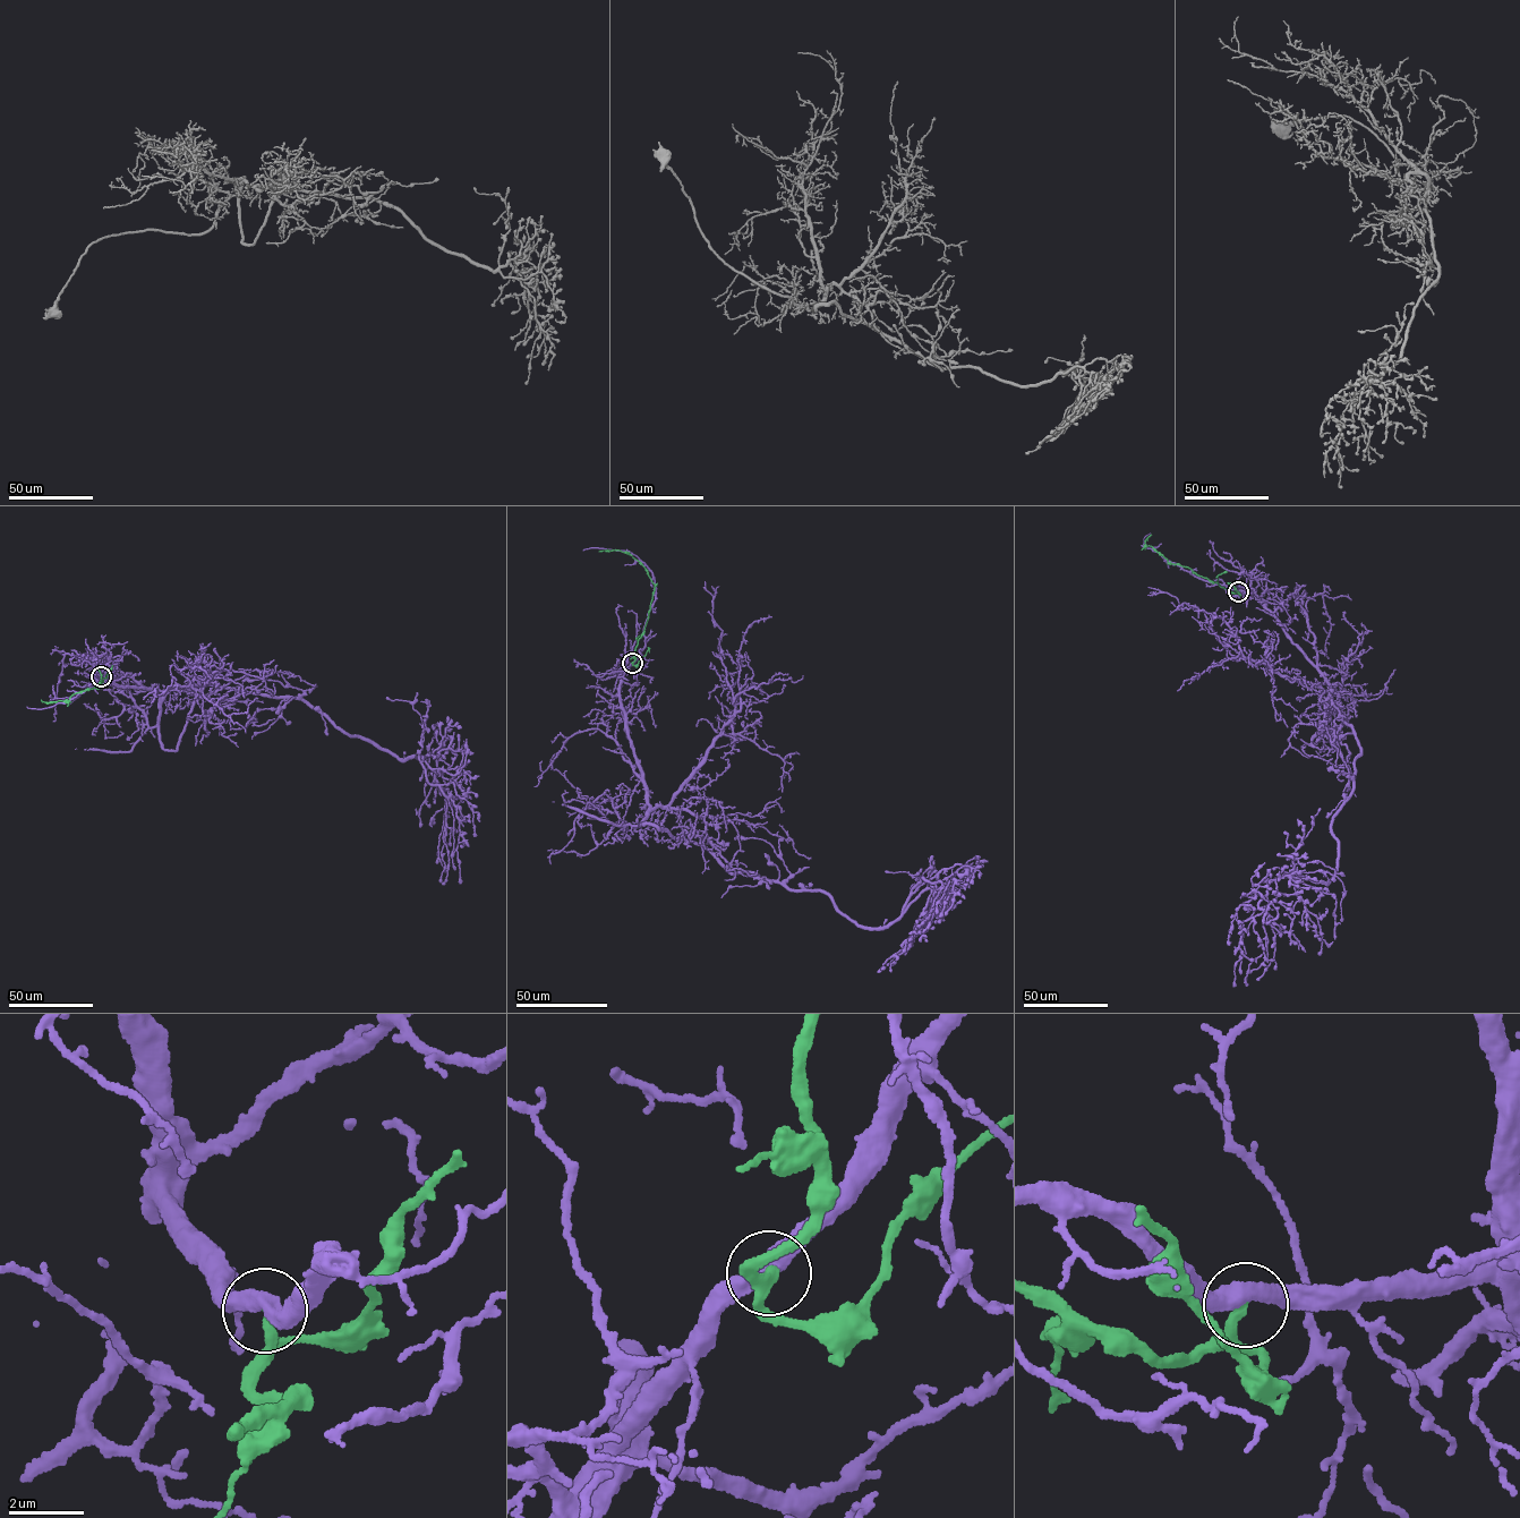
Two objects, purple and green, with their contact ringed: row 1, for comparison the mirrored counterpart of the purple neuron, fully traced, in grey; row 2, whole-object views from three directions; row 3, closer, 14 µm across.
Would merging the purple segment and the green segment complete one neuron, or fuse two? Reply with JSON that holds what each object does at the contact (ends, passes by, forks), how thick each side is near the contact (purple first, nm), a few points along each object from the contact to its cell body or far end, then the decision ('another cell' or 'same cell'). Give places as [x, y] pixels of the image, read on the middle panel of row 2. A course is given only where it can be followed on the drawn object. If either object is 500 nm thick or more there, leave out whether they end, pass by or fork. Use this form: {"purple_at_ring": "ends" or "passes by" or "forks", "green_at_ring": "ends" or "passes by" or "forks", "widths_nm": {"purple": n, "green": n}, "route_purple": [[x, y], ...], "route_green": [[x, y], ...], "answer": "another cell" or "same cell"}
{"purple_at_ring": "passes by", "green_at_ring": "ends", "widths_nm": {"purple": 440, "green": 260}, "route_purple": [[632, 663], [618, 697], [651, 809], [728, 871], [825, 892], [870, 928], [940, 881], [918, 926]], "route_green": [[632, 663], [655, 585], [632, 555], [617, 549], [599, 551]], "answer": "another cell"}

